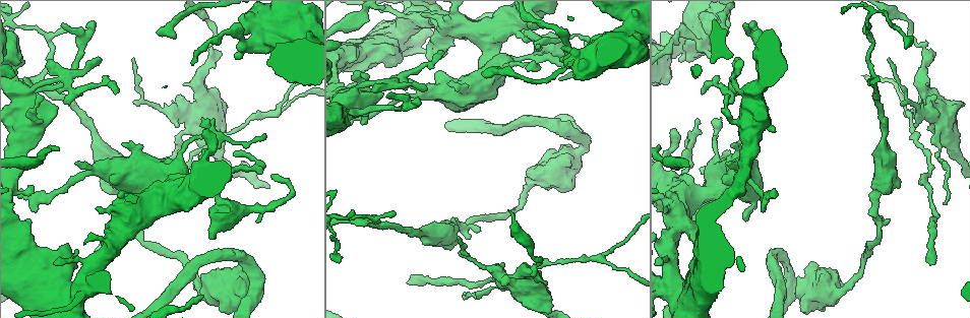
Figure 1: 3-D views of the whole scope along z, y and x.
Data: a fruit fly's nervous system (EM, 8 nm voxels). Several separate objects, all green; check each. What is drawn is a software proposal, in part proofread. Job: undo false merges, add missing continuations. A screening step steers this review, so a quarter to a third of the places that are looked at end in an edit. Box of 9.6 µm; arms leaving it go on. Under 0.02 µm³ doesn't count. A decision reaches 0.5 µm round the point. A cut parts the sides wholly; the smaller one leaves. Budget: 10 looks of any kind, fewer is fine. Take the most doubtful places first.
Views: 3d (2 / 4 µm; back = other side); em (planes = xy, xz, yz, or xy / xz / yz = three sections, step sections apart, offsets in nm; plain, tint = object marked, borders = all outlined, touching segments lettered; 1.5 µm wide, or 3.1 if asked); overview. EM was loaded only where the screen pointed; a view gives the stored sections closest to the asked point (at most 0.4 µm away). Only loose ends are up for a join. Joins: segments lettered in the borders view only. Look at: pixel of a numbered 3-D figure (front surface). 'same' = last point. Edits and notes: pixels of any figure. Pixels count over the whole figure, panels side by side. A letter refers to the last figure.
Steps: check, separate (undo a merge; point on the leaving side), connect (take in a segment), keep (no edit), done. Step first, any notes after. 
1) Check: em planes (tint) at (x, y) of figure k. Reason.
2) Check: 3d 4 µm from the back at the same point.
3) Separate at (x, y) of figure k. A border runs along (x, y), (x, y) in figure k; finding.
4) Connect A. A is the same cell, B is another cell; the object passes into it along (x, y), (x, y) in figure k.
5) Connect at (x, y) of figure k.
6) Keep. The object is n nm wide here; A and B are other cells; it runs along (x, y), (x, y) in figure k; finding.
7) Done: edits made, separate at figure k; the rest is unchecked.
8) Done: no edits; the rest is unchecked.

Check: 3d 2 µm at (479, 231) of figure 1. Thin end.

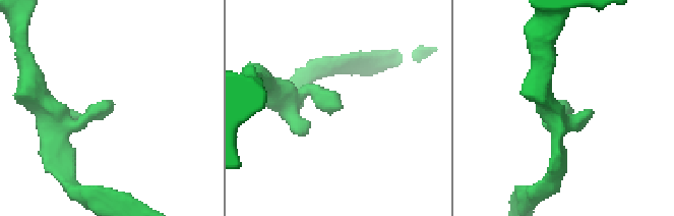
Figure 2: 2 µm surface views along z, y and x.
Check: em planes (borders) at (561, 104) of figure 2.

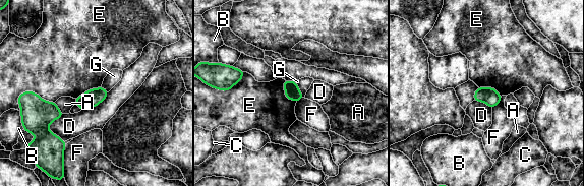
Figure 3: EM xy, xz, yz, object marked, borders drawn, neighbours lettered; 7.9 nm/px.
Keep. The object is 120 nm wide here; A, B, C, D, E, F and G are other cells; a border runs along (25, 90), (54, 102) in figure 3; no lettered segment goes on from it.

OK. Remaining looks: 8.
Check: 3d 4 µm at (581, 146) of figure 1. Three arms meet.

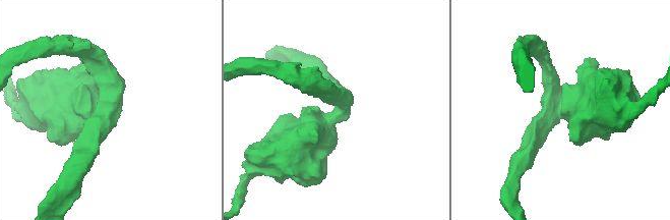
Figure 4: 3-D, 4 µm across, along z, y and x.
Check: em planes (tint) at (560, 106) of figure 4. Need the tissue.

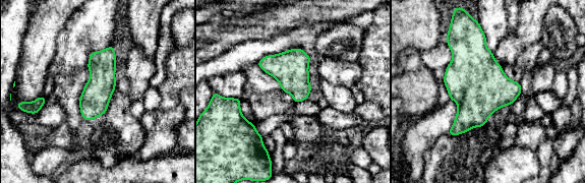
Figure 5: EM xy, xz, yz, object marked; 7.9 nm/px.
Check: em planes (borders) at the same point.

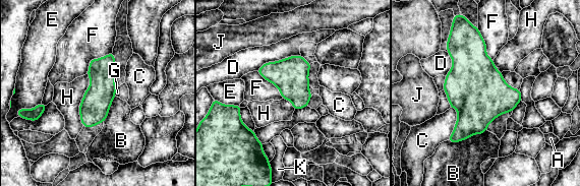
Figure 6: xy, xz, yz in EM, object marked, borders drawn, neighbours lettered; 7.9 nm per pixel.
Keep. A, B, C, D, E, F, G, H, J and K are other cells; a border runs along (486, 129), (459, 141), (447, 140) in figure 6; all the same neuron.

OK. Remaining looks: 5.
Check: em xz step 4 (tint) at (47, 36) of figure 1. Abrupt turn.

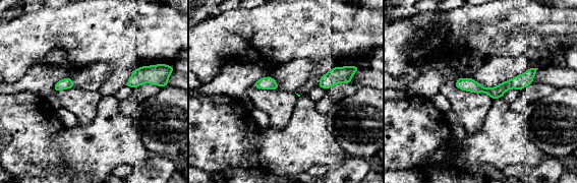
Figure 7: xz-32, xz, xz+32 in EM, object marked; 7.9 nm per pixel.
Check: em planes (tint) at the same point. Another direction.

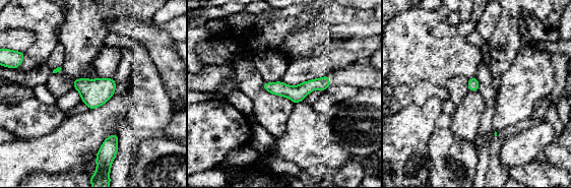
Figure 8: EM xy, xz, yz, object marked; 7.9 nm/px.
Check: em planes (borders) at the same point.

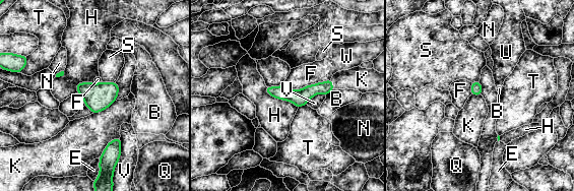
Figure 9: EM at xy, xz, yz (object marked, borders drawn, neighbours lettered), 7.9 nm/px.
Keep. The object is 130 nm wide here; B, E, F, H, K, N, Q, S, T, U, V and W are other cells; it runs along (330, 86), (305, 94), (268, 89) in figure 9; one neuron here.

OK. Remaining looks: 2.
Check: em xy step 4 (tint) at (459, 239) of figure 1. Long arm stops here.

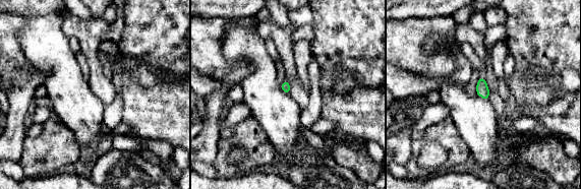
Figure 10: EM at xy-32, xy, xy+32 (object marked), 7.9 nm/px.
Check: em planes (borders) at the same point.

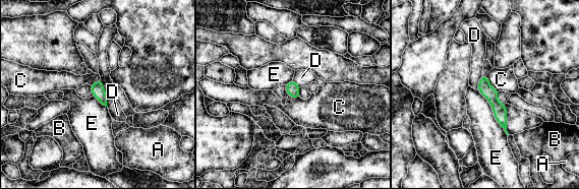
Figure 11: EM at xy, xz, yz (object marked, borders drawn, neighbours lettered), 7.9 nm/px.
Keep. The longest contact is with E, 440 nm; A, B, C, D and E are other cells; none of them fits.

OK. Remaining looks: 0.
Done: no edits; the rest is unchecked.

